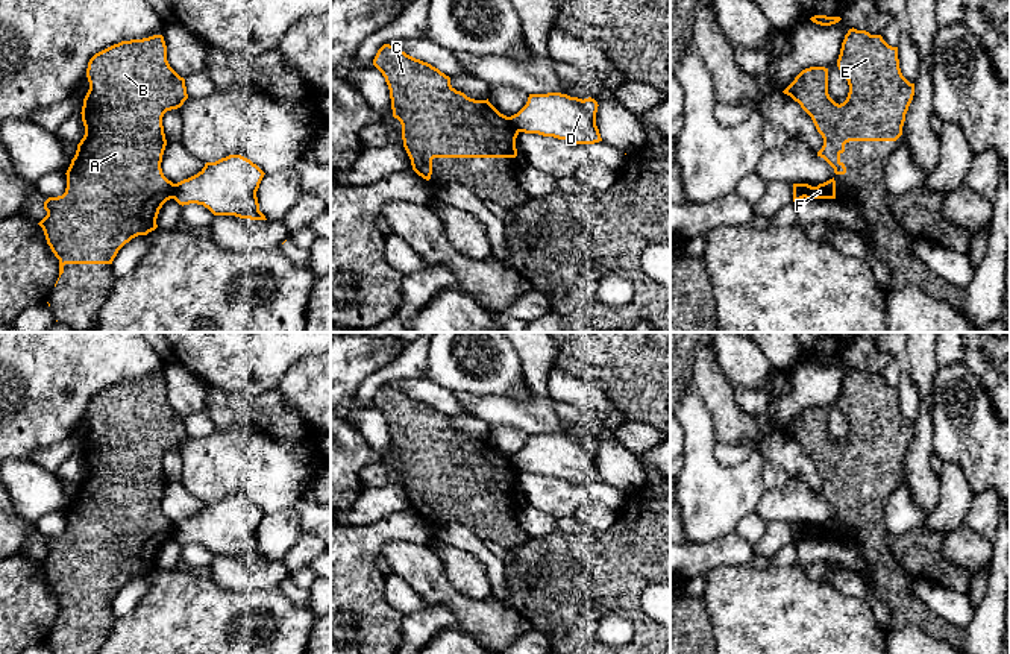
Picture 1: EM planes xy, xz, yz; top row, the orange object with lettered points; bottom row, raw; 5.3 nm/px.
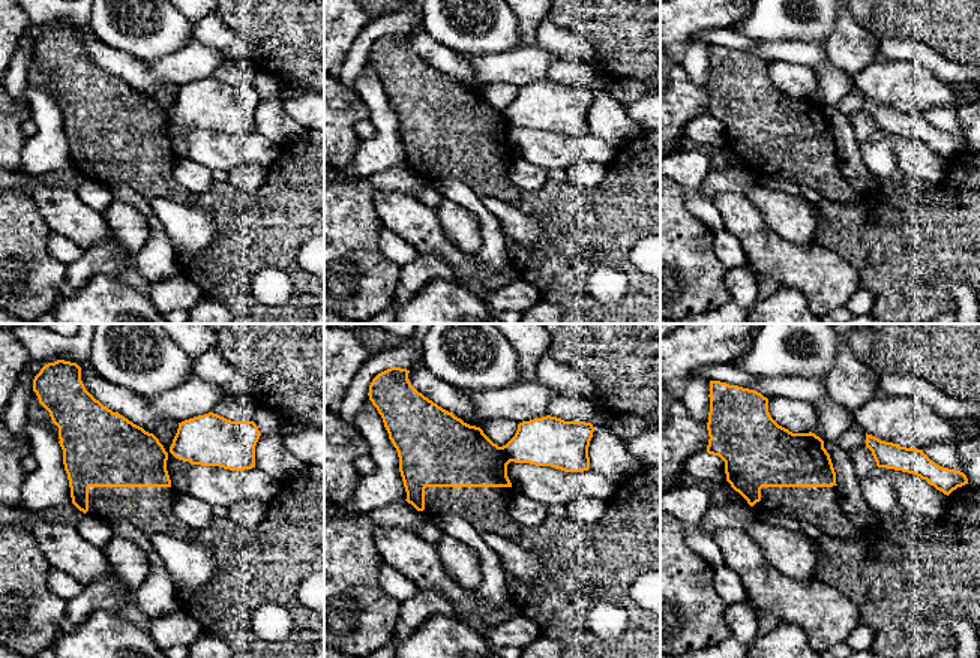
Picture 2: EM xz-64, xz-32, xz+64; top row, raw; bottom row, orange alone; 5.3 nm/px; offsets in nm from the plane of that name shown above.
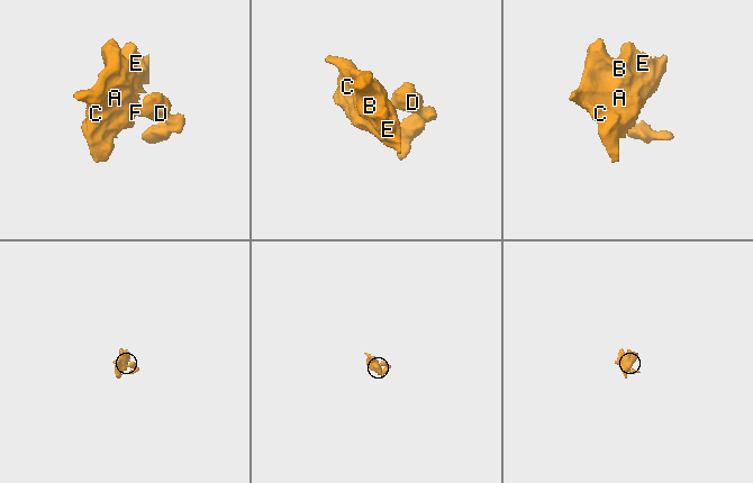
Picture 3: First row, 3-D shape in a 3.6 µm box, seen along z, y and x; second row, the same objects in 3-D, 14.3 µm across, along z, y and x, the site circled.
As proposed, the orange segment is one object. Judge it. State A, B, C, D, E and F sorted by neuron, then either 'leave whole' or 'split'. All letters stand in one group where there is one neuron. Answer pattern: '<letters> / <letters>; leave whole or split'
A B C E F / D; split

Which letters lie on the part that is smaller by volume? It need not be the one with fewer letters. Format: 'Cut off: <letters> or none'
Cut off: D

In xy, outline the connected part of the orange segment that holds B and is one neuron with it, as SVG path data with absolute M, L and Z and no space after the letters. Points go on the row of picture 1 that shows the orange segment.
M162 35L121 41L96 53L86 77L89 90L80 112L85 135L65 173L65 193L44 202L47 215L38 223L59 259L59 278L65 264L112 264L126 243L158 228L159 209L174 193L161 168L167 146L162 117L188 99L185 79L167 61Z

